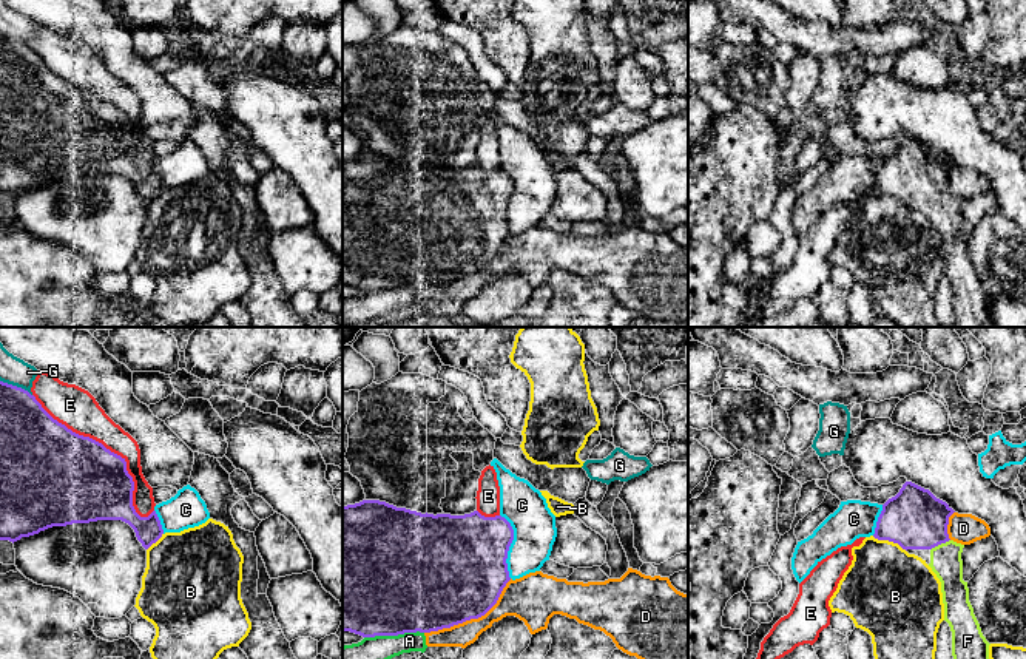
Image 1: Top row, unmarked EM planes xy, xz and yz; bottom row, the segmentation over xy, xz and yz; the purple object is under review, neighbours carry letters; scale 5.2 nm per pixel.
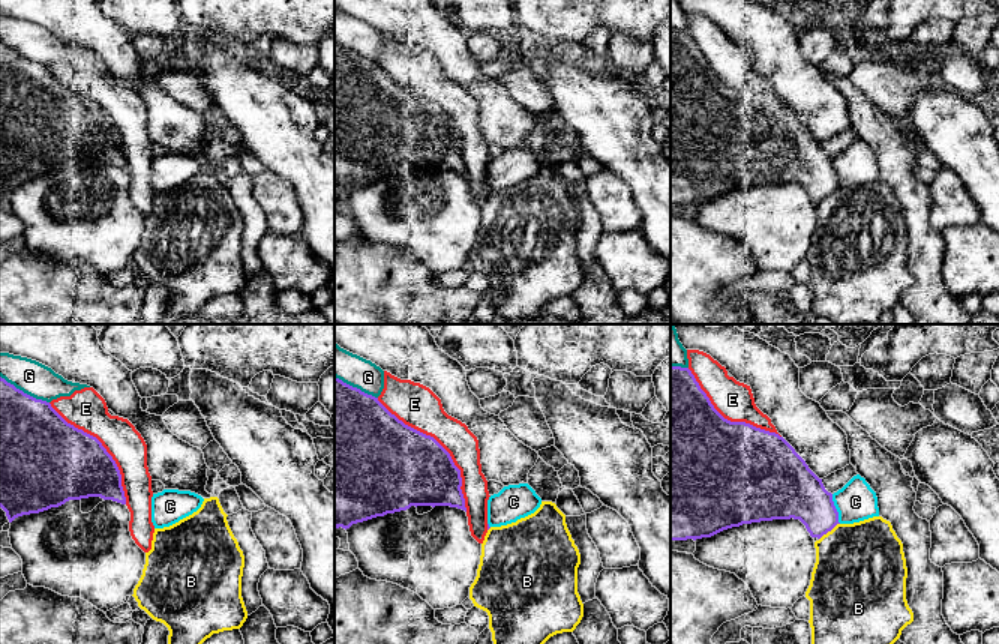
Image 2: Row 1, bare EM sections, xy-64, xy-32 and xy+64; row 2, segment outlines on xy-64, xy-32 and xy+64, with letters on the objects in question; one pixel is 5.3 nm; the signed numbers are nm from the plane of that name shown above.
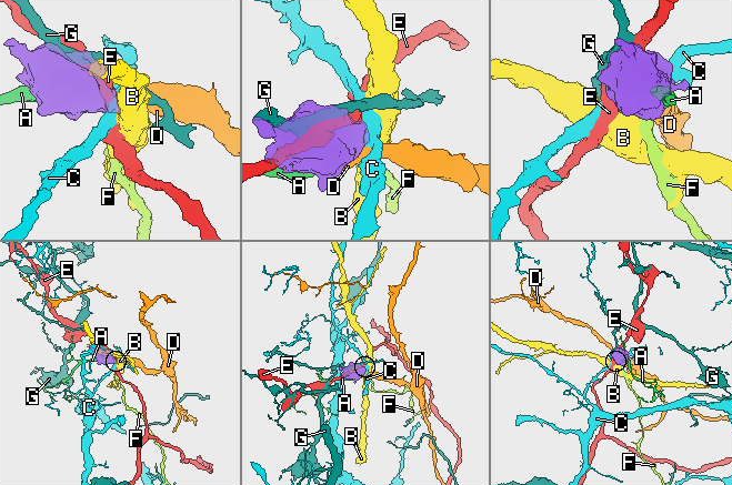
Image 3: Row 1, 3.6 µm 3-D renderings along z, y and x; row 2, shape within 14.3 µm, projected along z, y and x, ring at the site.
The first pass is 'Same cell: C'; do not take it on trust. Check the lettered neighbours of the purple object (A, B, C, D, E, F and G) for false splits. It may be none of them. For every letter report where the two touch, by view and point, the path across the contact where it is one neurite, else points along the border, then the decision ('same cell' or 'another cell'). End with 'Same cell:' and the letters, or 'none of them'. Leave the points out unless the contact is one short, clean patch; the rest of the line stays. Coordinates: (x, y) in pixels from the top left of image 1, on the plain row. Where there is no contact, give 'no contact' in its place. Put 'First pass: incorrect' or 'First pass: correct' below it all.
A: xz (394, 289) | another cell
B: yz (889, 195) | along yz (872, 190), (897, 196), (906, 206) | another cell
C: xz (509, 199) | along xz (500, 168), (512, 184), (506, 213), (511, 232) | another cell
D: xz (471, 272) | another cell
E: xy (108, 104) | another cell
F: yz (940, 198) | across yz (915, 173), (940, 198), (946, 216) | same cell
G: xy (16, 40) | another cell
Same cell: F
First pass: incorrect

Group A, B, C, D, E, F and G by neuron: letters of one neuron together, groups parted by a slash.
A D / B / C / E / F / G

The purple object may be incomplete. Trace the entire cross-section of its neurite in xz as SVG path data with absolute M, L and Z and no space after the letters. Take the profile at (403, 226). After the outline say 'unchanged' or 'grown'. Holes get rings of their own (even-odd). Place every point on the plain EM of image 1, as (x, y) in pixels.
M380 154L343 161L343 286L363 292L430 287L484 270L511 235L506 213L512 194L514 184L501 170L421 168Z; unchanged

